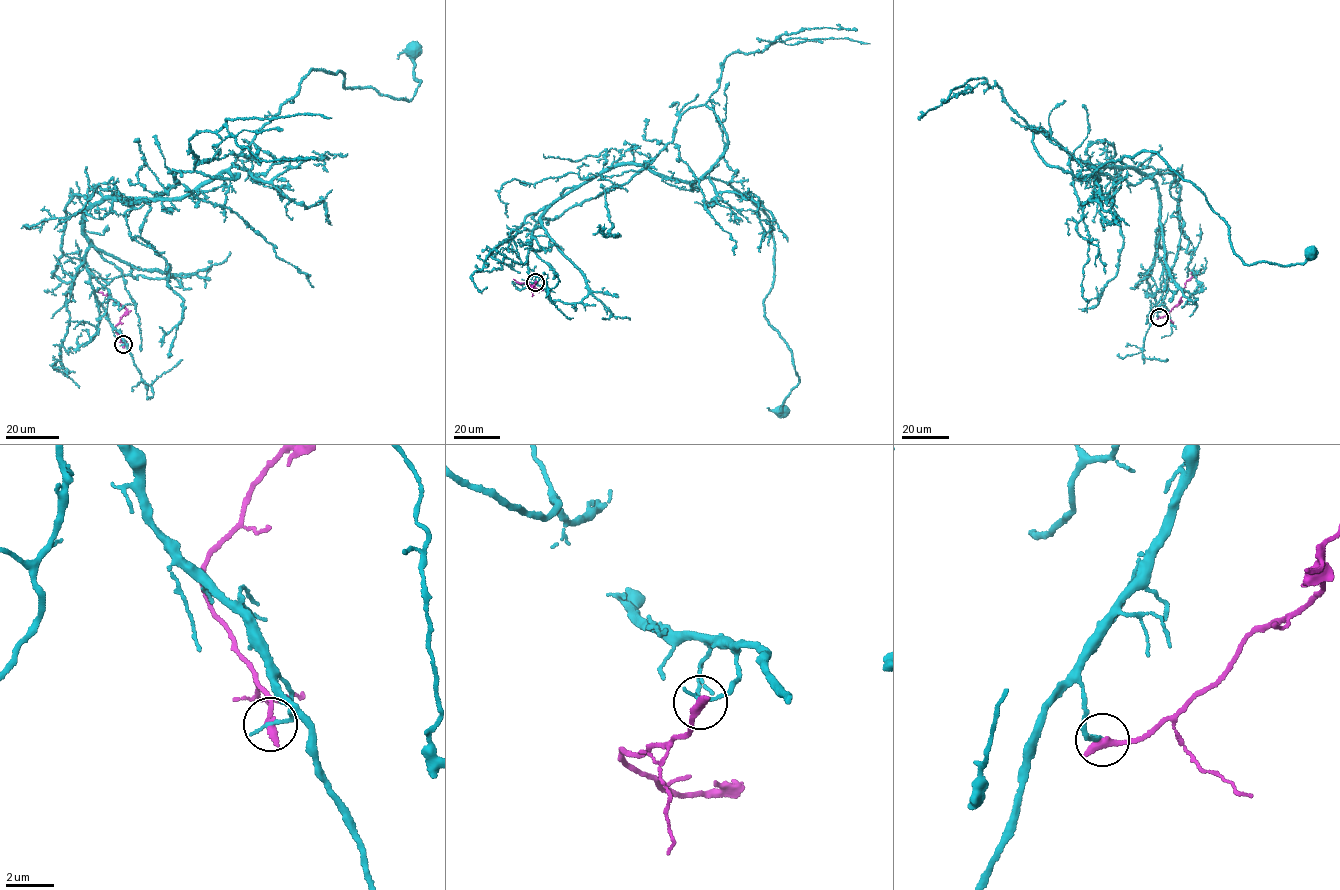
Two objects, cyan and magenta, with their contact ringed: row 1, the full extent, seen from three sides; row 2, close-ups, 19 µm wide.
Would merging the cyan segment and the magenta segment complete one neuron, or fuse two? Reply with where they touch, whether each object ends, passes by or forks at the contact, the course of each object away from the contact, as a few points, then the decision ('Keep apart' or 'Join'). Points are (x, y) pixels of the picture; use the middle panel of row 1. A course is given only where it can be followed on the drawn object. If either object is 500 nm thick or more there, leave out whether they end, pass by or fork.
Place: (535, 282). At the ring cyan ends. At the ring magenta ends. Course of cyan: (535, 281), (541, 217), (602, 173), (726, 183), (768, 216), (764, 313), (798, 377), (781, 410). Course of magenta: (535, 282), (528, 287), (533, 291), (539, 290), (527, 282), (513, 279). Keep apart

